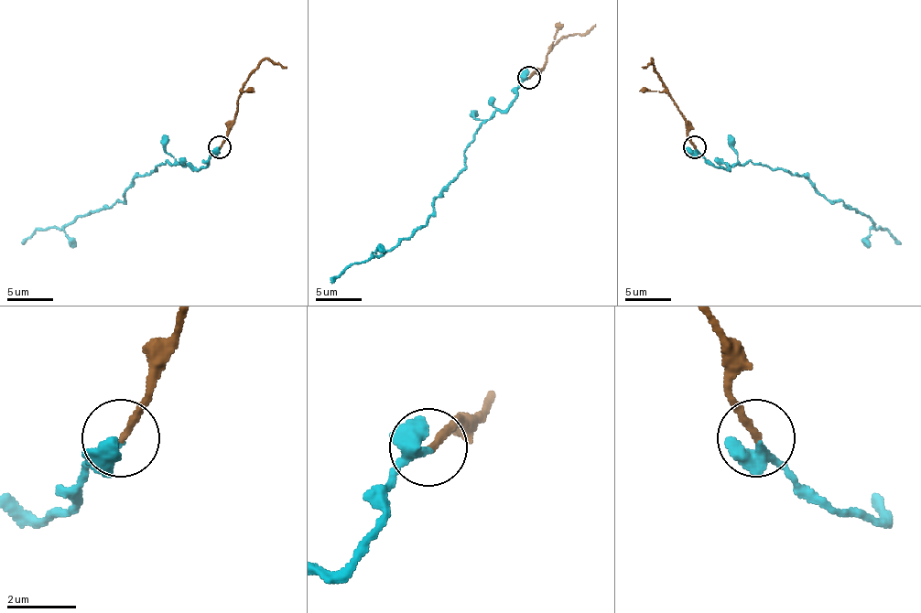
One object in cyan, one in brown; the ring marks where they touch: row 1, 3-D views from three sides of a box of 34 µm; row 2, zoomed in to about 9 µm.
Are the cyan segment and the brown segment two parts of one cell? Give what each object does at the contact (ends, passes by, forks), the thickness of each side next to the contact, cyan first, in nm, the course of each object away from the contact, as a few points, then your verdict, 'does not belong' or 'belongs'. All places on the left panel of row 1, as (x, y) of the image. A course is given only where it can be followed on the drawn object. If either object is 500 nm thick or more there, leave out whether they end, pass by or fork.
cyan forks | brown ends | 280/200 nm | cyan via (219, 147), (198, 168), (159, 164), (138, 176), (122, 200), (60, 229), (37, 229), (21, 242) | brown via (219, 147), (237, 113), (237, 97), (251, 71), (263, 60), (286, 67) | belongs

